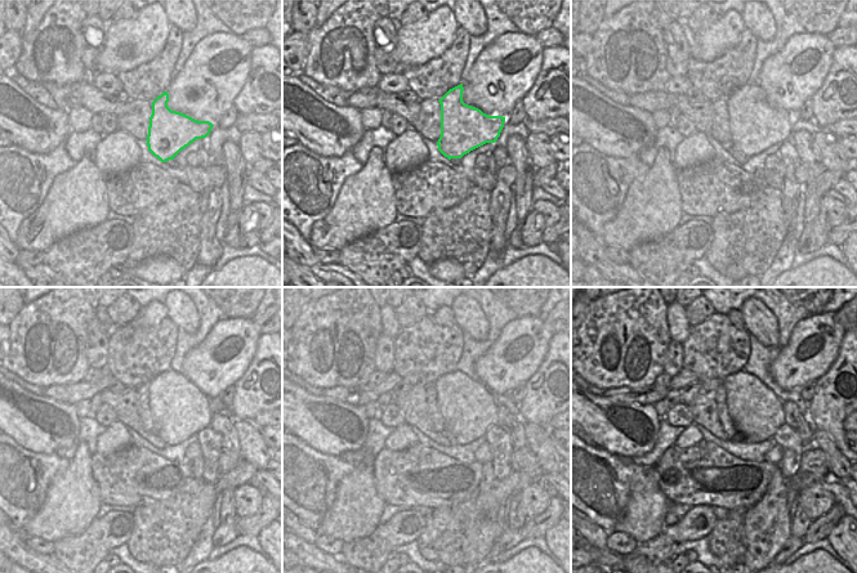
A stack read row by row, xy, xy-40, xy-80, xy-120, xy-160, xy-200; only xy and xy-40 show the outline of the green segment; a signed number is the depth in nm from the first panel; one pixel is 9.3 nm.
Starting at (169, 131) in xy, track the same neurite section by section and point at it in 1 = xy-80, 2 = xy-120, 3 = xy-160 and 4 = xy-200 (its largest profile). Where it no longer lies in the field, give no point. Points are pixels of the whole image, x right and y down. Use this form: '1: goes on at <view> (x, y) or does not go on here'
1: goes on at xy-80 (754, 125)
2: goes on at xy-120 (179, 408)
3: goes on at xy-160 (468, 408)
4: goes on at xy-200 (757, 412)

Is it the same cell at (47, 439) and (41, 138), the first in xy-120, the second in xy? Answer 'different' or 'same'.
same

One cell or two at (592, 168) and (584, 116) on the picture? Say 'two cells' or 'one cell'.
two cells

